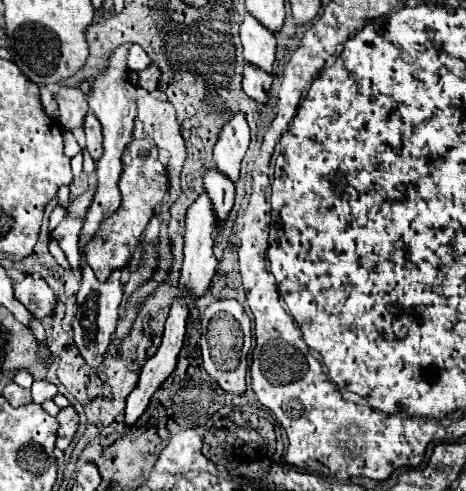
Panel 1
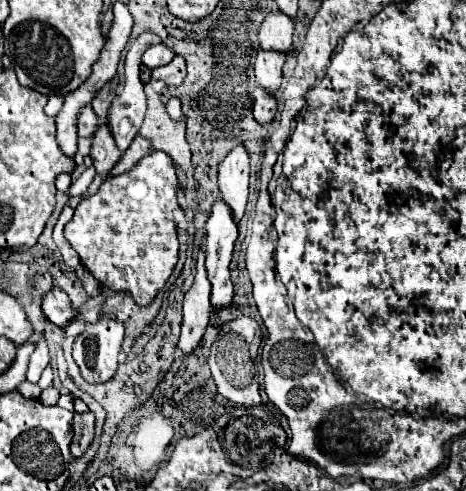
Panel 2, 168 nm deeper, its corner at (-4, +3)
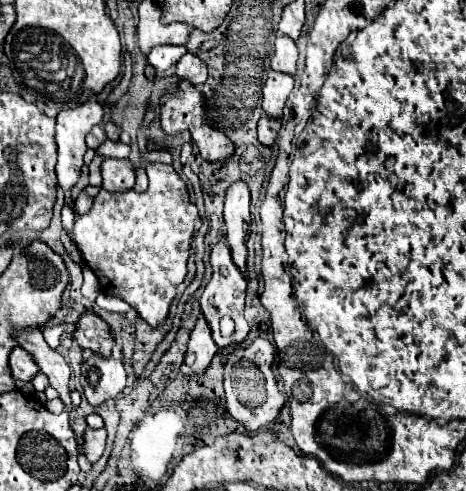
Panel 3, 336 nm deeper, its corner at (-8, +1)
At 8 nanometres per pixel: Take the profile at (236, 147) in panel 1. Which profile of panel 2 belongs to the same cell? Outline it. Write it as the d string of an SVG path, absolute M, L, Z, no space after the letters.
M236 146L220 164L218 186L220 198L230 206L232 218L238 224L248 200L248 152L244 146Z

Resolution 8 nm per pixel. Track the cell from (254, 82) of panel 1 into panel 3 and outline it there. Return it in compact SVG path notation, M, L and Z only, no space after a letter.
M264 116L258 120L258 138L260 138L260 142L264 142L266 146L272 146L278 130L280 130L280 120L264 118Z

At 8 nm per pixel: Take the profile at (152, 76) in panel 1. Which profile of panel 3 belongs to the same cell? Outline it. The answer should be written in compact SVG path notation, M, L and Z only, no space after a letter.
M186 52L176 64L176 76L178 80L188 80L192 86L198 86L206 82L206 66L198 56Z

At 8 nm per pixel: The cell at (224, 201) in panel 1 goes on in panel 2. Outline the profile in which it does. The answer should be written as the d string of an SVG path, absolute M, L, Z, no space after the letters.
M222 200L214 202L212 216L206 224L206 272L212 284L212 310L218 312L234 302L234 286L230 280L230 260L234 242L238 238L238 226Z

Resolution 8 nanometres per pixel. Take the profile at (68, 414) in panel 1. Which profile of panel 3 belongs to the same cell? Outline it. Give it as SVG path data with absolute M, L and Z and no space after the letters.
M86 428L84 430L84 456L88 458L88 462L98 462L98 458L104 452L104 444L106 444L106 428L94 430L94 428Z

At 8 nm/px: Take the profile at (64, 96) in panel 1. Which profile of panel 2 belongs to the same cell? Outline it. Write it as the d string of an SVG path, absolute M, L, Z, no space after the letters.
M92 106L88 108L82 108L80 116L78 116L78 136L86 136L86 138L92 138L94 132L98 130L100 122L98 122L98 116L94 114Z

